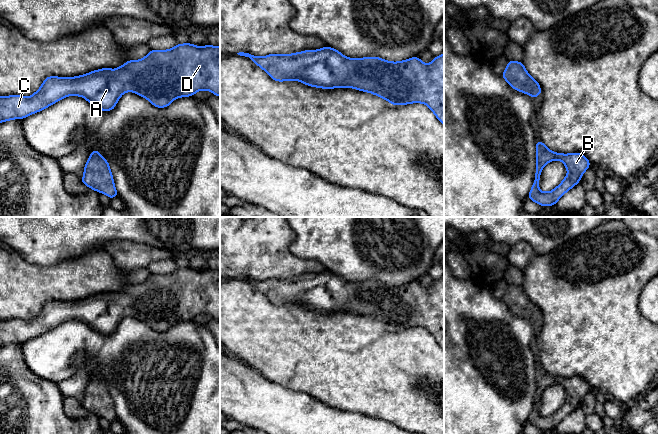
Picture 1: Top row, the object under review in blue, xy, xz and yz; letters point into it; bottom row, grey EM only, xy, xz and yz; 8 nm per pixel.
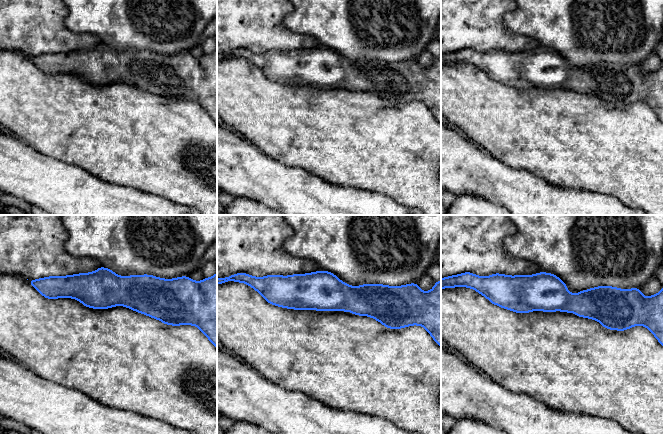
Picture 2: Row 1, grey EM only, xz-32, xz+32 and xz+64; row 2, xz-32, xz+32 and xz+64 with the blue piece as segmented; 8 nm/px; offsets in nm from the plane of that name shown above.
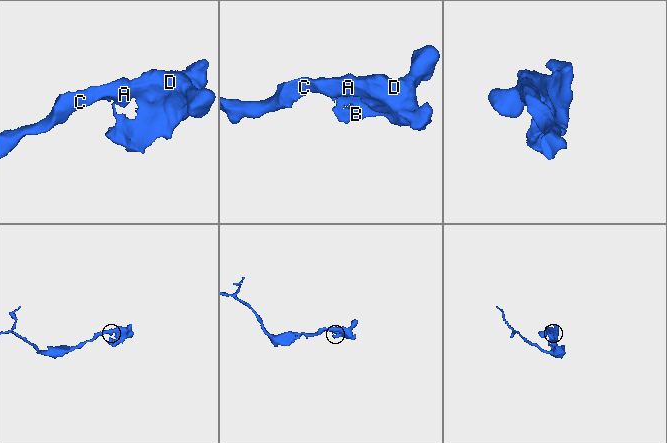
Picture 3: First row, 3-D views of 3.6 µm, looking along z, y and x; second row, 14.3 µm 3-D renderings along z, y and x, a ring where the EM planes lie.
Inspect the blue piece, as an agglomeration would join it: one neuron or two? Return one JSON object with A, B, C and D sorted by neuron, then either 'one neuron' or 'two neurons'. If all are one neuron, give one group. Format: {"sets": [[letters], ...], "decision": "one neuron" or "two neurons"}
{"sets": [["A", "B", "C", "D"]], "decision": "one neuron"}

